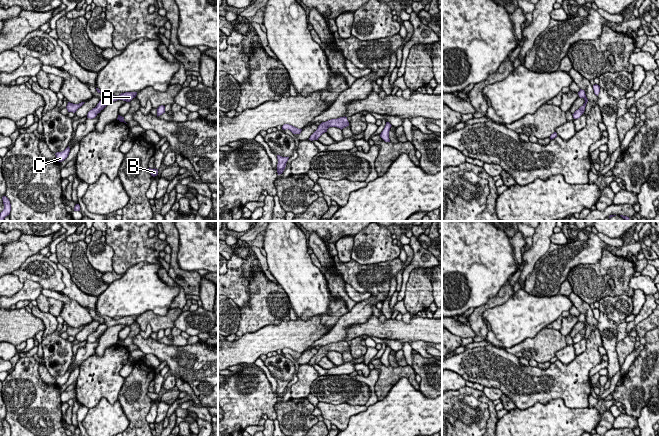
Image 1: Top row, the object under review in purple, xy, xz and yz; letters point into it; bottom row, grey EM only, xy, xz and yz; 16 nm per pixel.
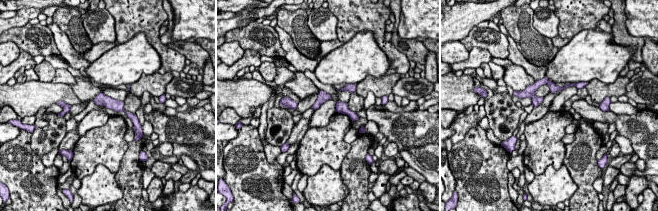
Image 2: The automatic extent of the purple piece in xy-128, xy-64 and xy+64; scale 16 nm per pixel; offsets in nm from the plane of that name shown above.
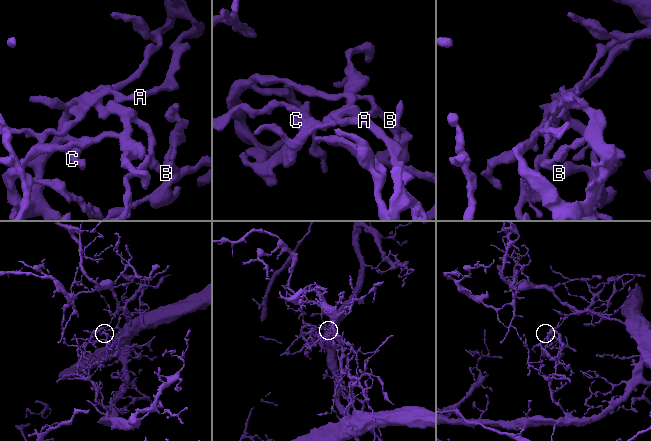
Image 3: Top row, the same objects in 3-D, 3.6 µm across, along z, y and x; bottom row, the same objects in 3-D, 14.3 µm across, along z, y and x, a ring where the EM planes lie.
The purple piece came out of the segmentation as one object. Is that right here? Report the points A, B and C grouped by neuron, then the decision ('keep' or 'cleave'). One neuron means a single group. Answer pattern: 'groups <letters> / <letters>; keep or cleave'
groups A B C; keep

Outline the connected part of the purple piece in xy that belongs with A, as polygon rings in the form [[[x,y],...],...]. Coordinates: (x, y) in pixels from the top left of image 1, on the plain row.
[[[96,312],[96,314],[98,317],[103,318],[105,322],[100,324],[97,330],[88,336],[87,342],[90,342],[90,343],[95,342],[97,338],[100,337],[100,335],[107,330],[108,327],[111,327],[117,324],[130,326],[137,319],[137,316],[125,316],[125,317],[121,317],[118,320],[115,320],[111,317],[100,315],[98,312]]]

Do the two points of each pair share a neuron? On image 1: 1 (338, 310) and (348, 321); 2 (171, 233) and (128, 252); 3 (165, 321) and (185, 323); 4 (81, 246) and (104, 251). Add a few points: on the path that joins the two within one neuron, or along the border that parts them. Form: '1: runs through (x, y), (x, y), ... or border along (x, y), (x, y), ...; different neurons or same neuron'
1: border along (348, 311), (332, 328); different neurons
2: border along (164, 240), (168, 244); different neurons
3: border along (182, 311), (175, 320), (174, 326); different neurons
4: border along (86, 244), (86, 258), (96, 269); different neurons

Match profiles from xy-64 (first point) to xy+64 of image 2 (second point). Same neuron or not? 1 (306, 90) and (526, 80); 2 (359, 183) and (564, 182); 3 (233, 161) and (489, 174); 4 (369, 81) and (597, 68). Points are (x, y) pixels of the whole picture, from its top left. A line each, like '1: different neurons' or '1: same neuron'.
1: same neuron
2: different neurons
3: same neuron
4: different neurons

